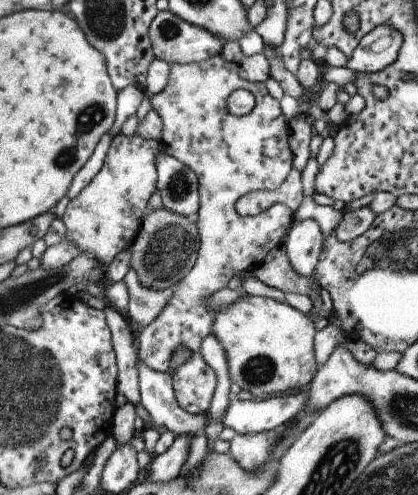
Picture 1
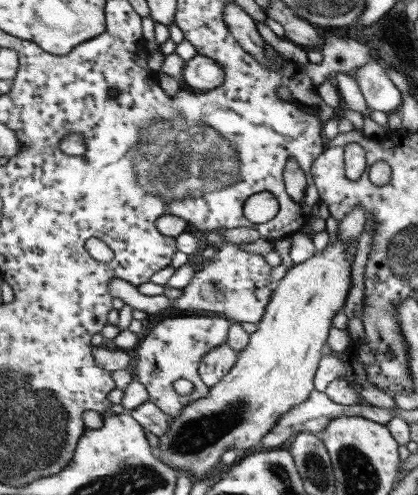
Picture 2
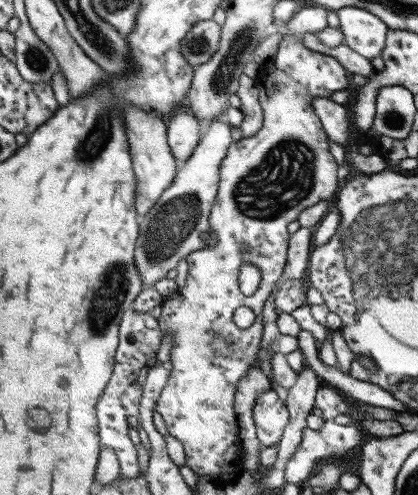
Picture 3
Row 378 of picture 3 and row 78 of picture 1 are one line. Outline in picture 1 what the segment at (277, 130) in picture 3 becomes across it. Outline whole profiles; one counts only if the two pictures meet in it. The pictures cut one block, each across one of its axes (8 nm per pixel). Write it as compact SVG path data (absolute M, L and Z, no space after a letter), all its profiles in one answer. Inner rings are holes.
M221 54L197 64L171 64L165 88L151 96L151 110L161 118L161 138L141 138L135 134L117 134L113 138L101 170L67 204L61 216L65 226L63 242L71 242L81 252L95 256L103 268L109 266L115 254L133 244L147 214L149 198L157 192L157 154L173 156L195 172L199 180L199 212L195 224L201 240L197 262L173 288L173 296L163 312L139 332L135 346L137 358L149 368L171 372L173 350L185 344L191 350L191 358L173 370L175 400L185 412L205 416L217 388L217 374L199 352L201 342L213 330L215 318L215 312L203 306L203 298L225 288L237 274L253 272L269 250L281 246L293 224L293 212L285 204L273 204L269 210L251 218L243 218L235 210L235 202L249 192L277 192L293 170L289 124L279 100L267 94L265 84L251 84L239 78L237 64L223 60ZM237 88L249 90L255 98L253 110L241 118L225 112L225 100Z

